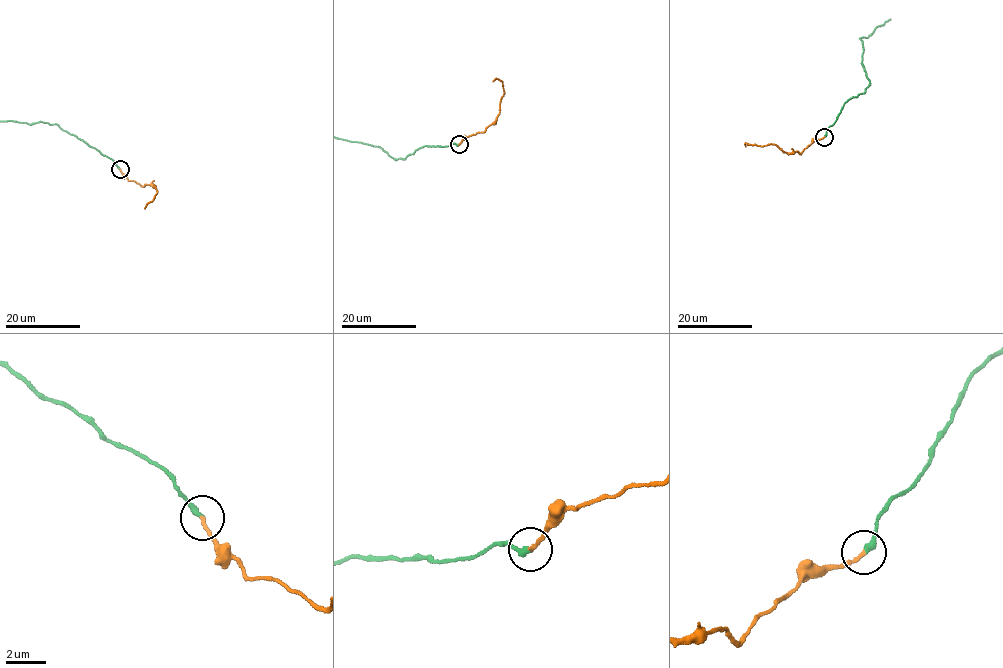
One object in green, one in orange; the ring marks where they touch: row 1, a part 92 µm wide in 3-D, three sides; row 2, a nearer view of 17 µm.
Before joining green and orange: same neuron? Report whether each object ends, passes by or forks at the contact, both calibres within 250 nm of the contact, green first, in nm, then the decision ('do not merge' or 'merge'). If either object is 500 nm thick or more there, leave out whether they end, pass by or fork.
green ends | orange ends | 280/160 nm | merge

